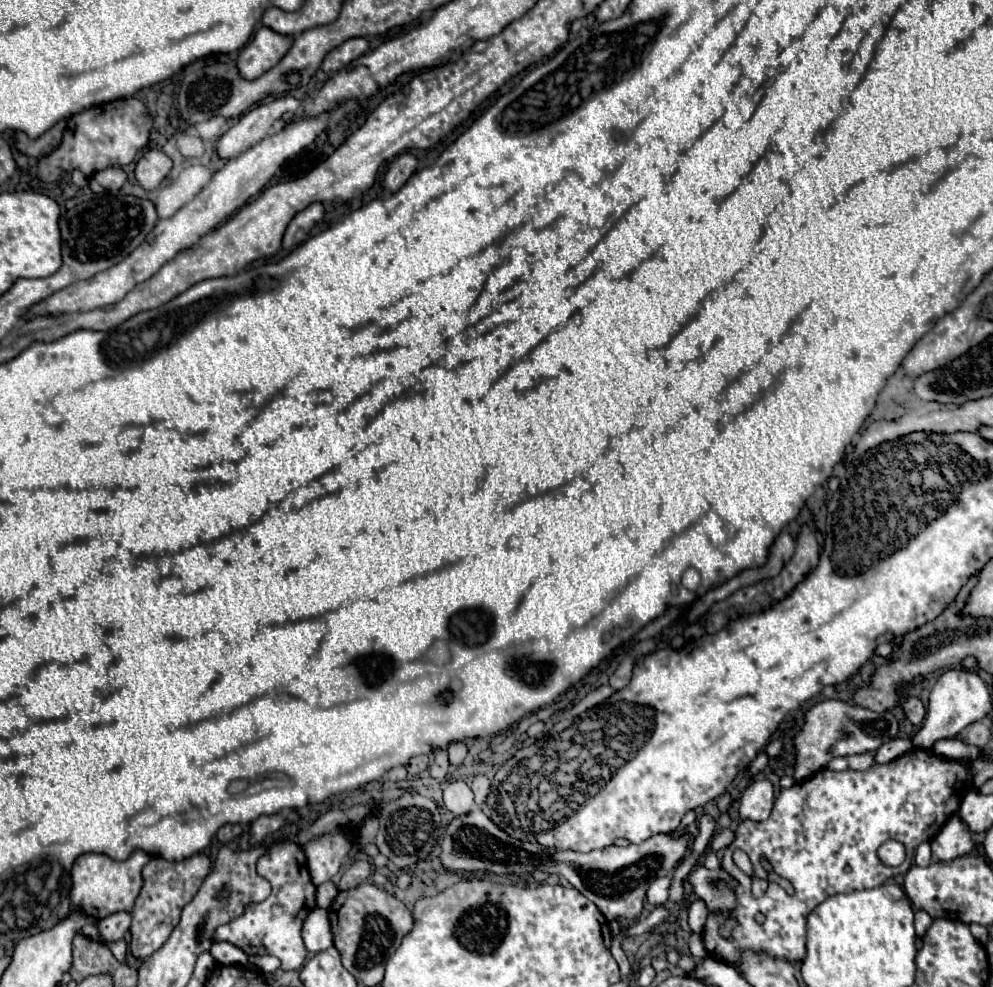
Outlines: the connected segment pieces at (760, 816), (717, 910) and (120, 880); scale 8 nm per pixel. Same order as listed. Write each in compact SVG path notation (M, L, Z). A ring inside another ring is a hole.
M754 781L746 787L740 797L740 815L742 819L764 821L768 819L774 805L774 787L770 781Z
M698 867L688 879L694 887L694 893L706 903L708 913L726 917L718 931L724 939L732 939L732 931L738 925L736 919L732 917L732 911L736 909L736 893L734 891L738 887L738 881L730 873L726 873L722 867L716 871Z
M134 851L126 861L114 861L108 855L100 853L80 855L72 867L72 891L70 891L72 903L84 909L84 913L94 919L104 919L118 911L130 913L142 887L140 871L148 861L150 855L144 851Z

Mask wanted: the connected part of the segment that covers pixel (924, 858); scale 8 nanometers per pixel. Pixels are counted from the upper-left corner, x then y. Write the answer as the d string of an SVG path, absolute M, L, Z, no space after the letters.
M920 843L918 849L916 849L916 865L928 867L930 863L932 863L932 857L930 857L930 843Z

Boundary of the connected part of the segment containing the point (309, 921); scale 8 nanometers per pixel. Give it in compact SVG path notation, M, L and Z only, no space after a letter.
M314 907L302 925L302 939L310 953L320 953L332 947L332 929L328 921L328 911Z

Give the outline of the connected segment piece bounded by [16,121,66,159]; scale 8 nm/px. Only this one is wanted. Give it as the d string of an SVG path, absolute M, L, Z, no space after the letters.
M58 121L50 131L46 131L44 135L40 135L38 139L30 139L26 133L18 131L16 133L16 149L24 155L30 155L30 157L44 157L48 153L52 153L60 141L62 141L62 133L64 133L64 127L66 127L66 121Z

